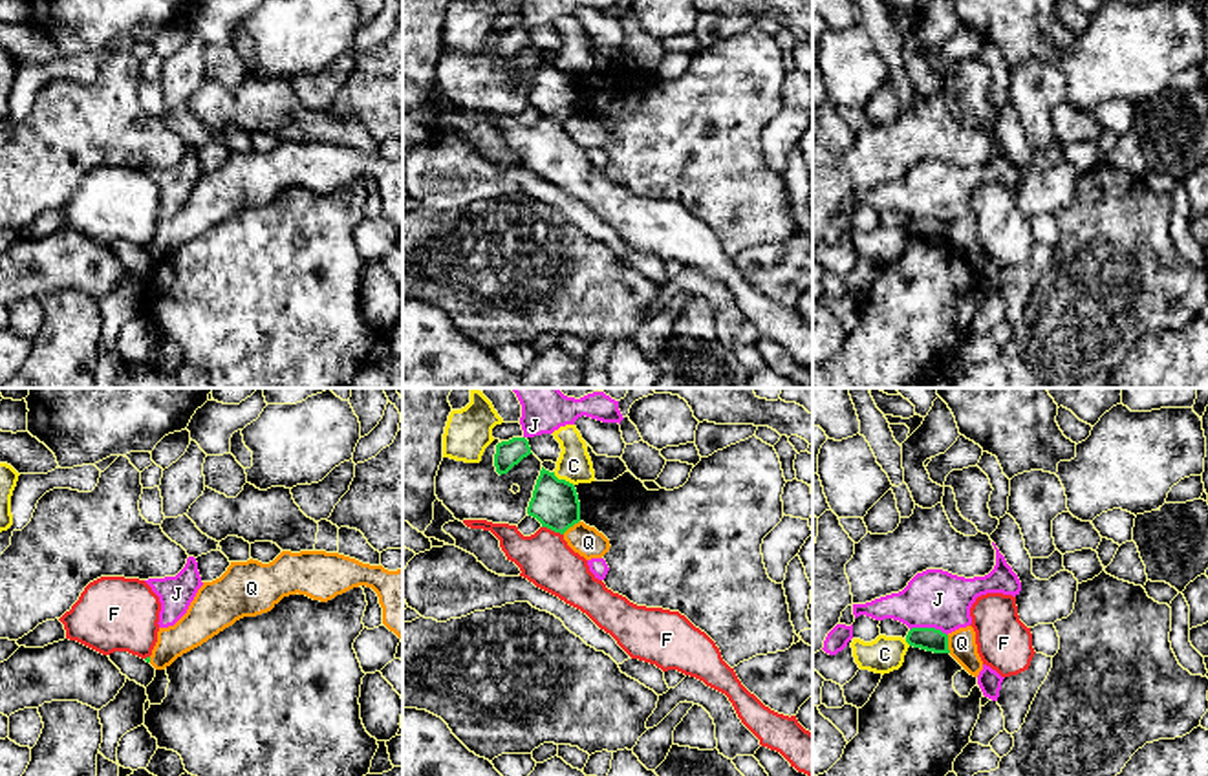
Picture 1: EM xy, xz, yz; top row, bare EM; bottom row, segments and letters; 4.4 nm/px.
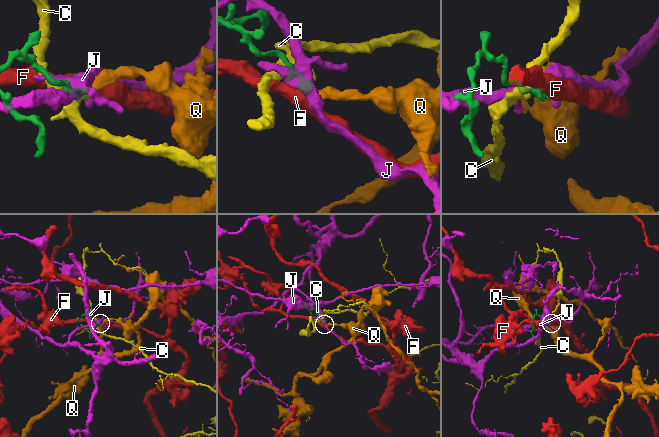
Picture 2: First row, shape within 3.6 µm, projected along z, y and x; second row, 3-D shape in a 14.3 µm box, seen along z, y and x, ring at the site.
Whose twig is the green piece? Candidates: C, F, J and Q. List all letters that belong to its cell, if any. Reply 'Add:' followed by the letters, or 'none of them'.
Add: Q

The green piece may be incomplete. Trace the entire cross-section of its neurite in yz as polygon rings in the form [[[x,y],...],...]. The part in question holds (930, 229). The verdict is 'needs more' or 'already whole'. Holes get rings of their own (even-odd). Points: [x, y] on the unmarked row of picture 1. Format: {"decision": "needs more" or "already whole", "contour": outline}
{"decision": "needs more", "contour": [[[972,216],[959,218],[948,225],[935,218],[911,218],[906,232],[933,243],[950,243],[974,267],[983,260]]]}

